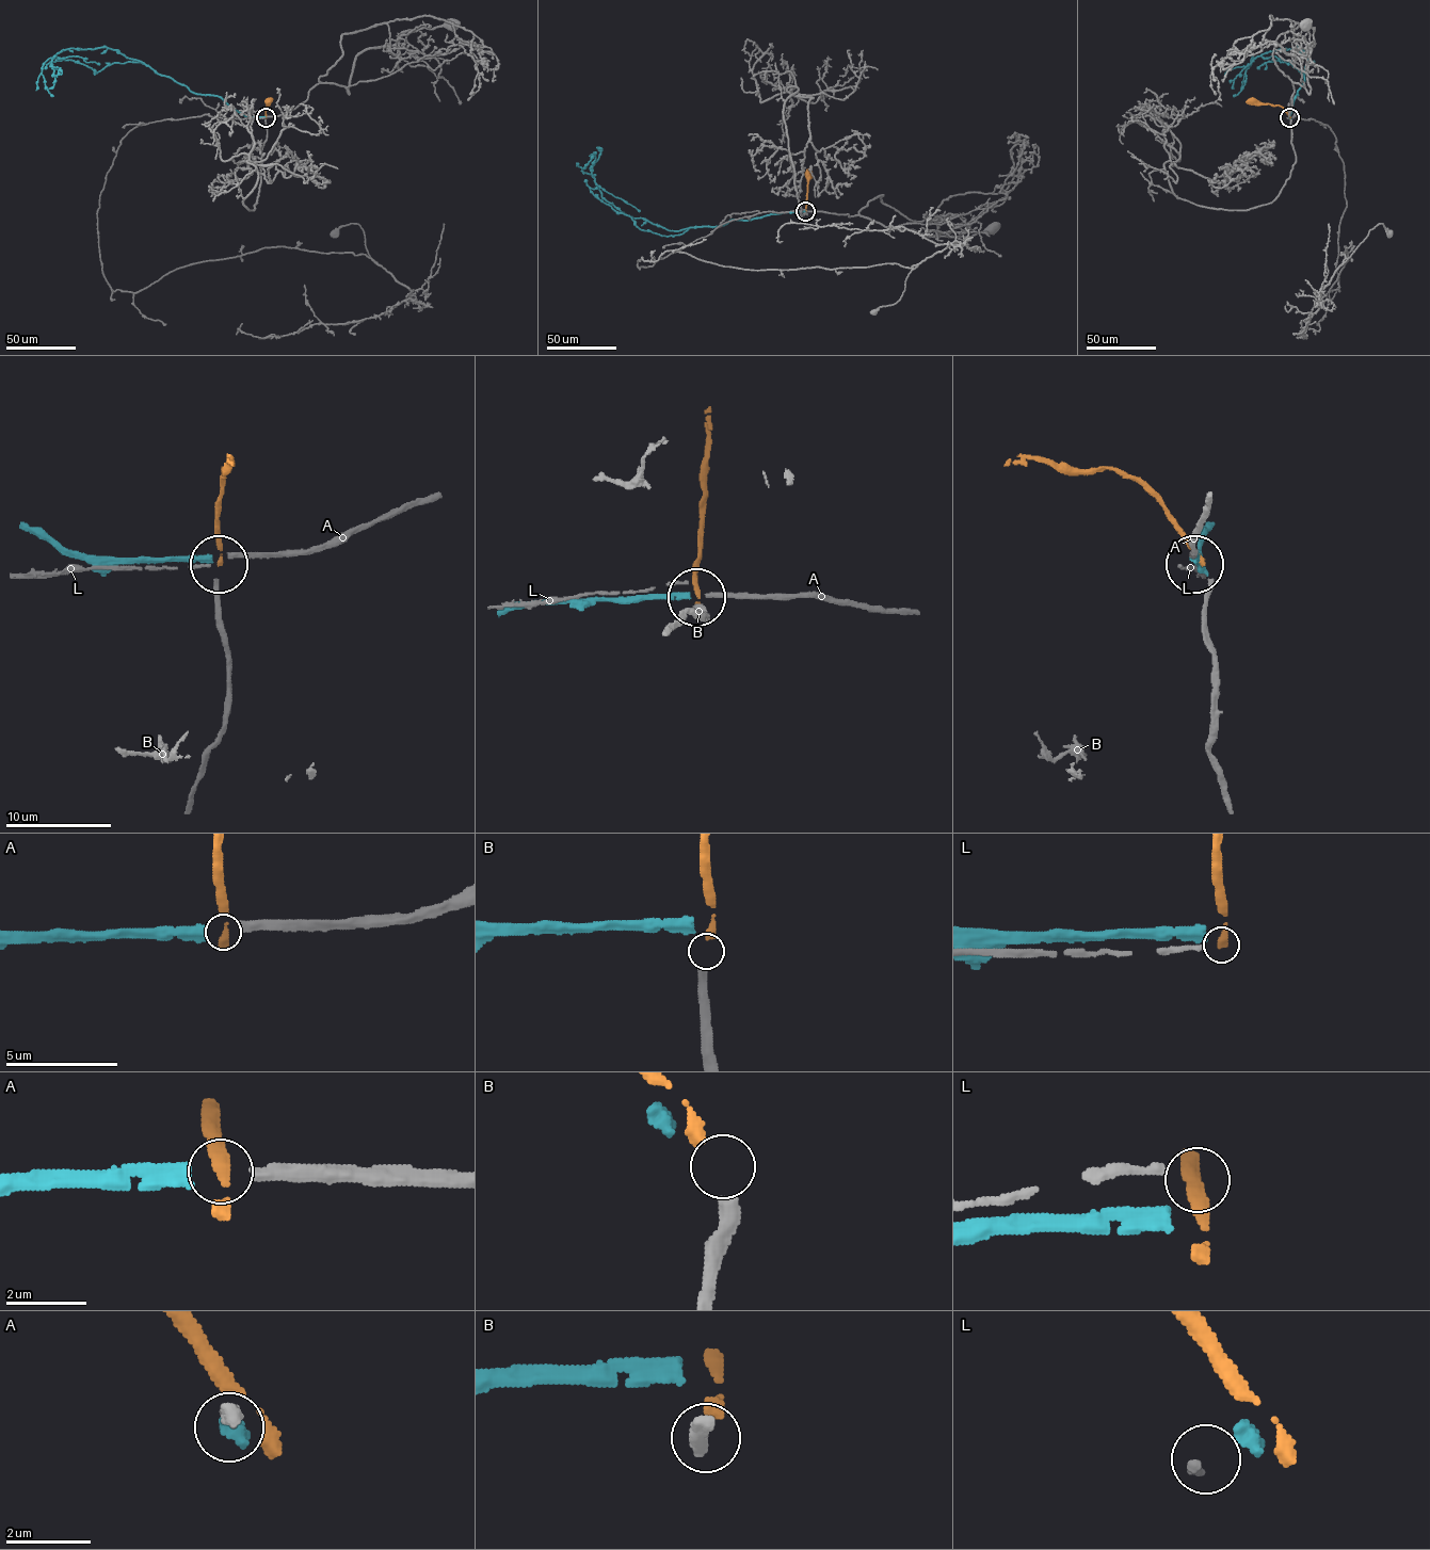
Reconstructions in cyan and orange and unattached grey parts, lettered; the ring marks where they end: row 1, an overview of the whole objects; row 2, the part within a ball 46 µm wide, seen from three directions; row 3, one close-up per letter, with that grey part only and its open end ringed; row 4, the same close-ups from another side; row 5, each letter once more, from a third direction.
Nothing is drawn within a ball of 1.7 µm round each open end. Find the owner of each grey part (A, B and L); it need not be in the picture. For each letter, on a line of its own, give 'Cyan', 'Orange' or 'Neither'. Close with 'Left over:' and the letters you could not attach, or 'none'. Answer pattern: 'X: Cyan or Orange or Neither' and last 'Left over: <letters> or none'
A: Cyan
B: Orange
L: Neither
Left over: L

